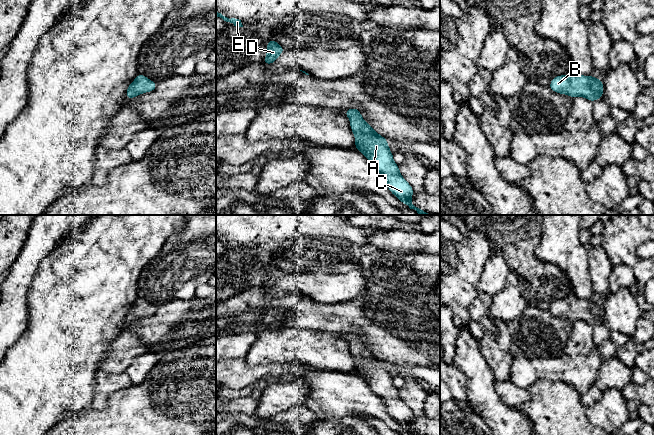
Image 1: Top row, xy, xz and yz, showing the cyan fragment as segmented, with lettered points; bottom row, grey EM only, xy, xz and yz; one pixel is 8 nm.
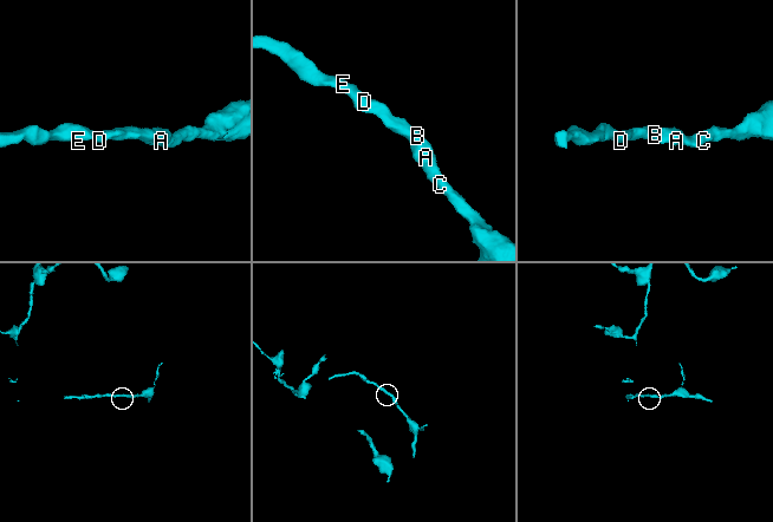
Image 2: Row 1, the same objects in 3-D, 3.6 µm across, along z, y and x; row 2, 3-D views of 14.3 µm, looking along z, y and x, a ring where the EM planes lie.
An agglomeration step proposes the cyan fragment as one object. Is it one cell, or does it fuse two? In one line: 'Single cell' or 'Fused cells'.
Single cell

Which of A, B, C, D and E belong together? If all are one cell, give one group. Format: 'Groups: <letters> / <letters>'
Groups: A B C D E

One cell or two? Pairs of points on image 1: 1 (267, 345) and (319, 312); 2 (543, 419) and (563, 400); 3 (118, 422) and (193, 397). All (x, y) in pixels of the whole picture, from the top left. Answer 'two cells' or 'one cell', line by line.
1: two cells
2: one cell
3: one cell

